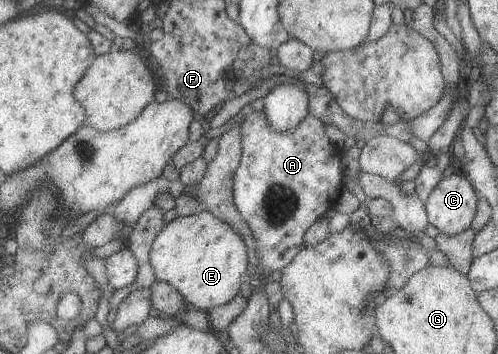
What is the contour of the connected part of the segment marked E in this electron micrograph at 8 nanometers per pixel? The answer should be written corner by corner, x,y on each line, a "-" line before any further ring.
205,209
169,222
152,243
150,262
157,281
173,284
188,307
207,312
240,293
239,287
247,279
248,249
233,227

